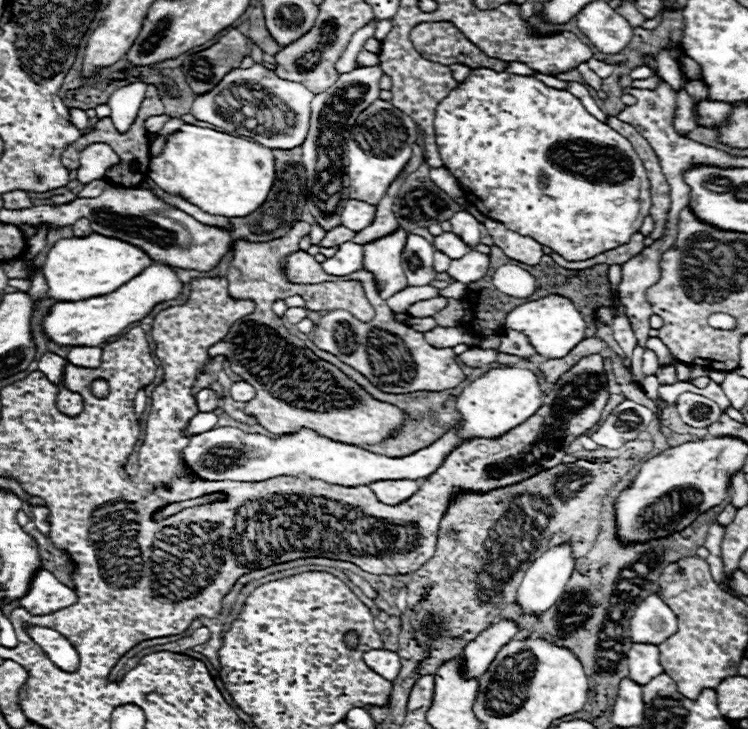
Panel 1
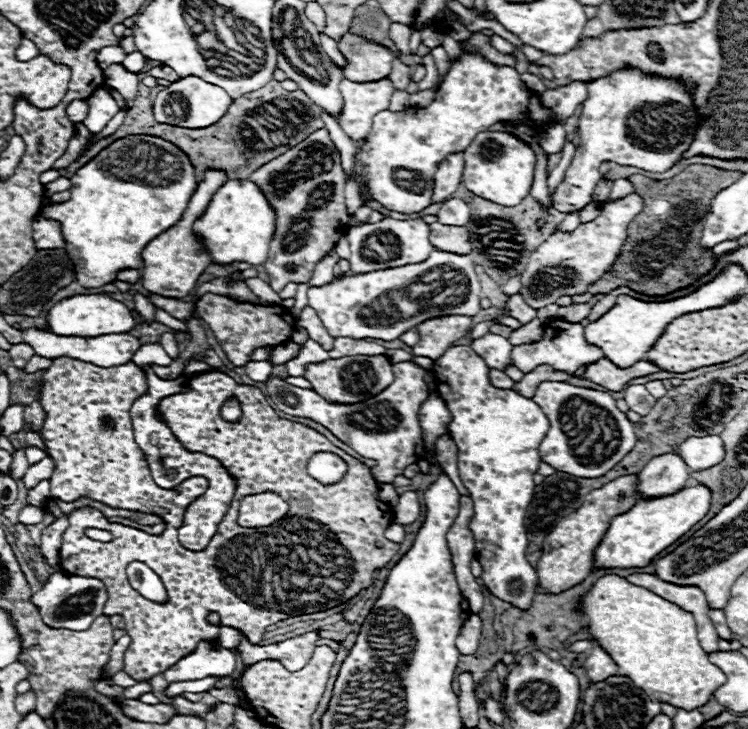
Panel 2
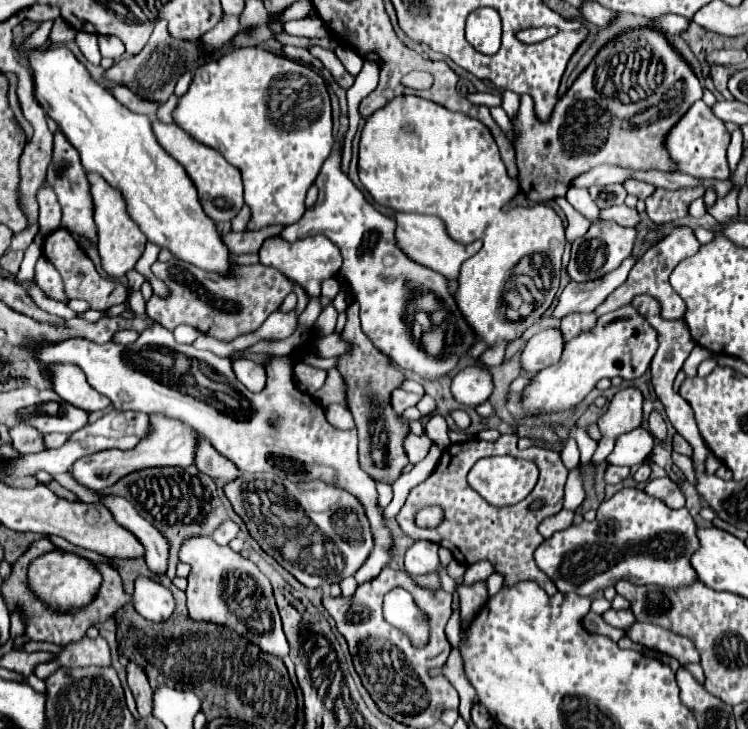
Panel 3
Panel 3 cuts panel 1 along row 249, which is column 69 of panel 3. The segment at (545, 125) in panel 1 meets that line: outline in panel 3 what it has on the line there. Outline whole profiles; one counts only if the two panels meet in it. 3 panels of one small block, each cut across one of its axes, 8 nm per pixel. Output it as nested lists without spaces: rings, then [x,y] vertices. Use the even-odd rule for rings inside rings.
[[[56,548],[56,550],[46,552],[30,562],[28,586],[38,596],[38,600],[52,612],[56,612],[56,614],[78,612],[78,610],[86,608],[96,598],[96,594],[102,586],[102,574],[88,558],[82,558],[74,552]]]

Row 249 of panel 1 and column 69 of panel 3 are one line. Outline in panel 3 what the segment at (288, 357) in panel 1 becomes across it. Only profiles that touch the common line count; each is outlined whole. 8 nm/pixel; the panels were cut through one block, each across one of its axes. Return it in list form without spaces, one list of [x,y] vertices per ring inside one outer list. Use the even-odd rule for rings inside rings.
[[[58,228],[58,230],[45,237],[42,251],[44,256],[60,272],[62,282],[64,282],[66,298],[86,300],[90,304],[90,308],[94,308],[94,310],[106,310],[106,308],[110,308],[114,304],[122,304],[126,300],[126,294],[128,294],[126,288],[120,282],[114,282],[110,278],[102,278],[96,272],[92,260],[84,252],[78,250],[74,236],[65,228]]]

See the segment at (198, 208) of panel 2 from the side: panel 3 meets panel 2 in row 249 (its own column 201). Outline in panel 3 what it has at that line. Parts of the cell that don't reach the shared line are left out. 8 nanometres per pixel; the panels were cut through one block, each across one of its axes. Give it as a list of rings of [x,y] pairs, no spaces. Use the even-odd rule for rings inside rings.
[[[154,120],[152,128],[154,128],[154,134],[156,134],[160,146],[174,160],[178,160],[184,166],[184,170],[188,172],[190,180],[198,188],[198,196],[200,196],[204,212],[214,222],[224,222],[224,220],[230,222],[244,206],[244,192],[242,192],[240,170],[236,166],[232,166],[230,162],[226,162],[226,158],[220,156],[218,152],[214,152],[212,148],[206,148],[204,144],[200,144],[194,138],[186,136],[186,132],[182,132],[176,124],[162,124],[162,122]]]

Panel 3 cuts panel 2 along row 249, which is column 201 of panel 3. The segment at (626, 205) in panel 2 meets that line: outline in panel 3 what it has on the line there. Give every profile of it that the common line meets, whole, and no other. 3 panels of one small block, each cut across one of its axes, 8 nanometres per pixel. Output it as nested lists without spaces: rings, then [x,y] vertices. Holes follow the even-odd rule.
[[[210,536],[188,538],[180,548],[180,560],[192,566],[186,588],[192,620],[226,626],[272,656],[288,656],[288,642],[282,632],[272,586],[252,560],[242,558],[230,546],[218,546]]]

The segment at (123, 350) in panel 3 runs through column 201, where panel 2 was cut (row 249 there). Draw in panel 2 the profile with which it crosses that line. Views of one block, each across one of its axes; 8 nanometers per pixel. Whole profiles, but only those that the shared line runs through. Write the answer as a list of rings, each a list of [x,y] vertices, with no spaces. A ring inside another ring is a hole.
[[[384,218],[376,224],[348,228],[346,234],[352,250],[352,256],[348,258],[352,274],[366,274],[372,270],[384,270],[388,266],[406,266],[412,262],[422,262],[434,250],[434,246],[428,240],[428,224],[424,224],[422,220]]]

